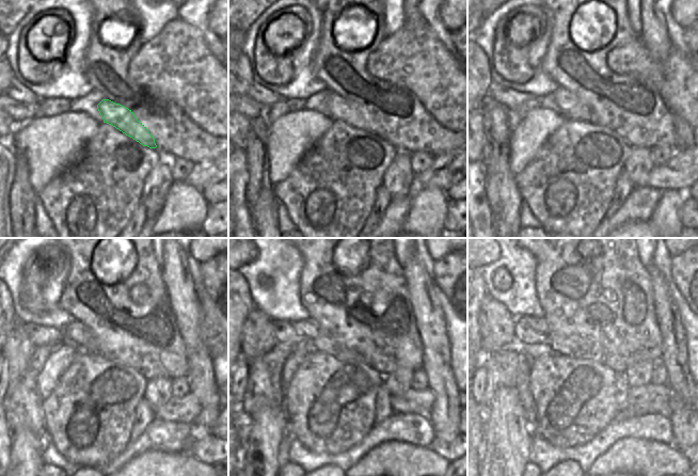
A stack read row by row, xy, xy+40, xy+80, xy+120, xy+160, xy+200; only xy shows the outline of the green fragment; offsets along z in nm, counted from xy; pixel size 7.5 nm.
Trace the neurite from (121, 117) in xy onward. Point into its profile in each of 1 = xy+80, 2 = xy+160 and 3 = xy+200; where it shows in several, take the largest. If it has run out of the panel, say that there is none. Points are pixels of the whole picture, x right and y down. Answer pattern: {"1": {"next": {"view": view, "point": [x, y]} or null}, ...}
{"1": {"next": {"view": "xy+80", "point": [571, 106]}}, "2": {"next": {"view": "xy+160", "point": [310, 328]}}, "3": {"next": {"view": "xy+200", "point": [540, 323]}}}

